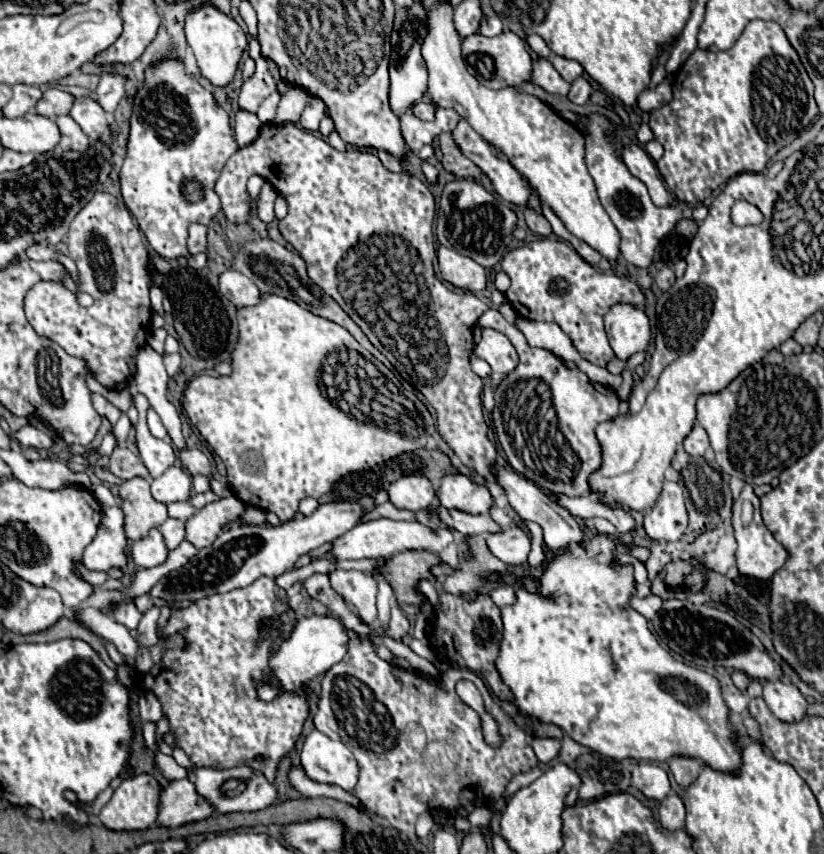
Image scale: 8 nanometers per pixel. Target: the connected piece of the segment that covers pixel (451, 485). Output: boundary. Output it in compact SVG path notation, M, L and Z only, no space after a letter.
M447 474L437 486L437 500L443 508L455 508L467 514L487 514L493 506L493 496L485 486L471 482L463 474Z

